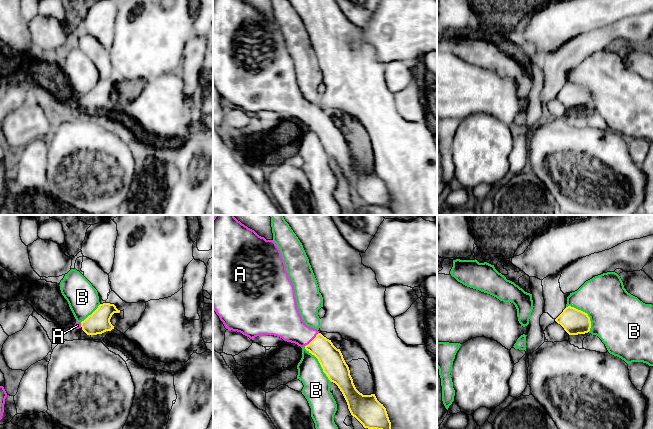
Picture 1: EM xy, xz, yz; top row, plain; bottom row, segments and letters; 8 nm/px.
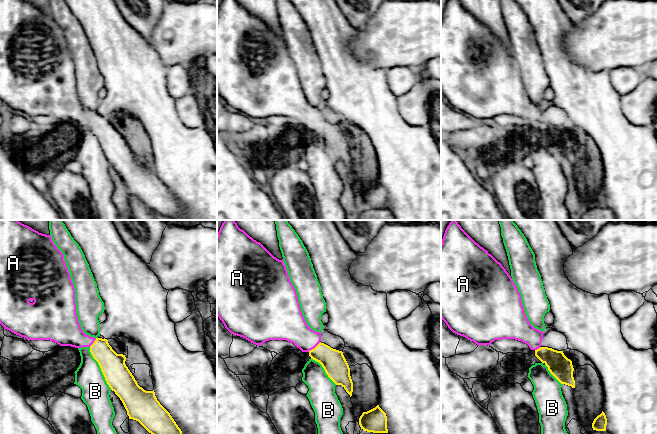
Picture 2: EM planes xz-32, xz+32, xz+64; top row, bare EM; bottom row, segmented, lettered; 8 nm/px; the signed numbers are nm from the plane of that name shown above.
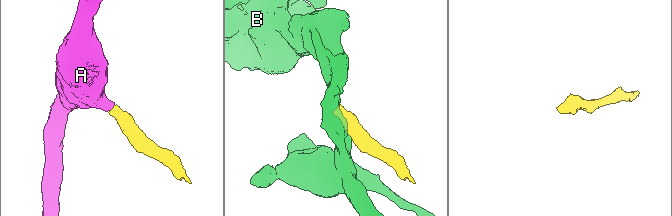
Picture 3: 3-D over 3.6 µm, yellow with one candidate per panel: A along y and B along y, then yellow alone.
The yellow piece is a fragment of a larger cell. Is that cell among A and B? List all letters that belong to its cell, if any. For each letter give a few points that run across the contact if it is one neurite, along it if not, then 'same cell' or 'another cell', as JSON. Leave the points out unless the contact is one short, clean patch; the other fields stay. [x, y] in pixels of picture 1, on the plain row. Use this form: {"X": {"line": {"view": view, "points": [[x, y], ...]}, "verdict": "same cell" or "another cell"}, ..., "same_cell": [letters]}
{"A": {"line": {"view": "xz", "points": [[330, 134], [313, 115], [295, 107], [287, 99]]}, "verdict": "same cell"}, "B": {"verdict": "another cell"}, "same_cell": ["A"]}

